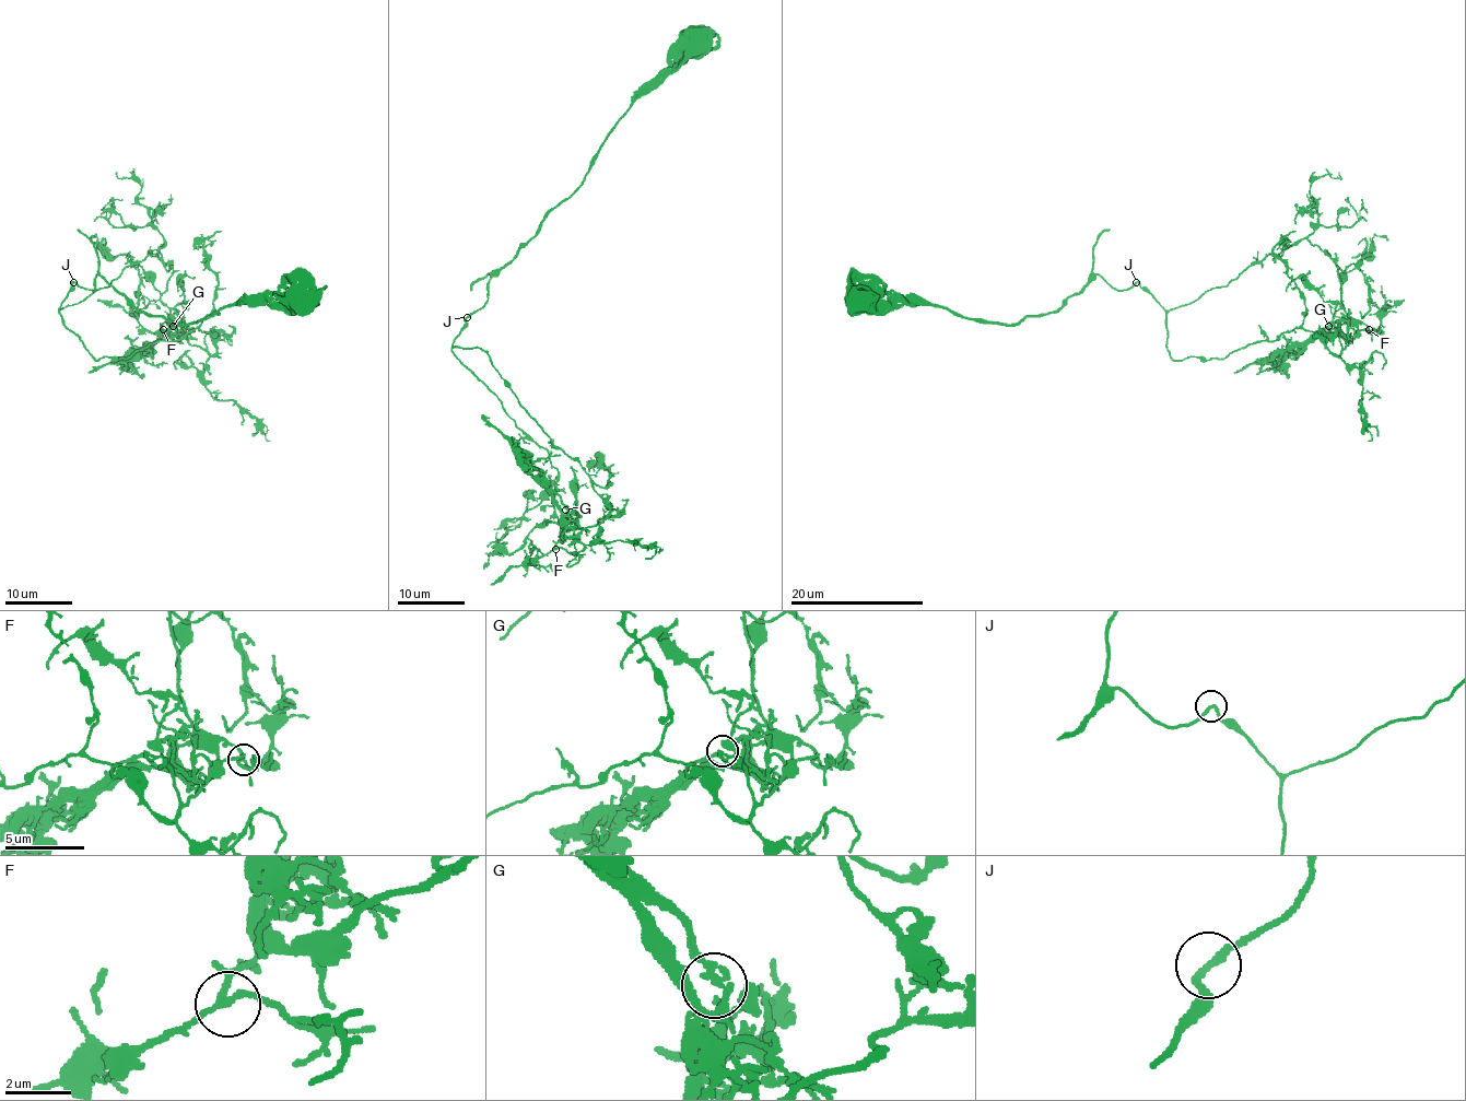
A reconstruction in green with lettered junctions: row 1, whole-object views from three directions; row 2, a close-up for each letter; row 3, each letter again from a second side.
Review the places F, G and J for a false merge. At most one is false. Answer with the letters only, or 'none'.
none

